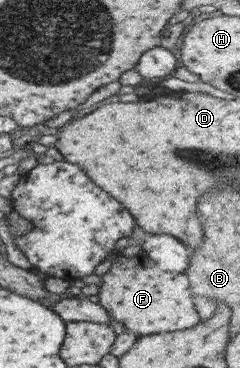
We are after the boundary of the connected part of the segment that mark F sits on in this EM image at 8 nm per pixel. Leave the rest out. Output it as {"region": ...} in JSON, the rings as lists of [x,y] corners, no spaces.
{"region":[[[121,259],[99,276],[98,305],[137,336],[190,329],[200,322],[192,303],[188,279],[178,273],[166,273],[158,267],[136,265],[137,259]]]}

